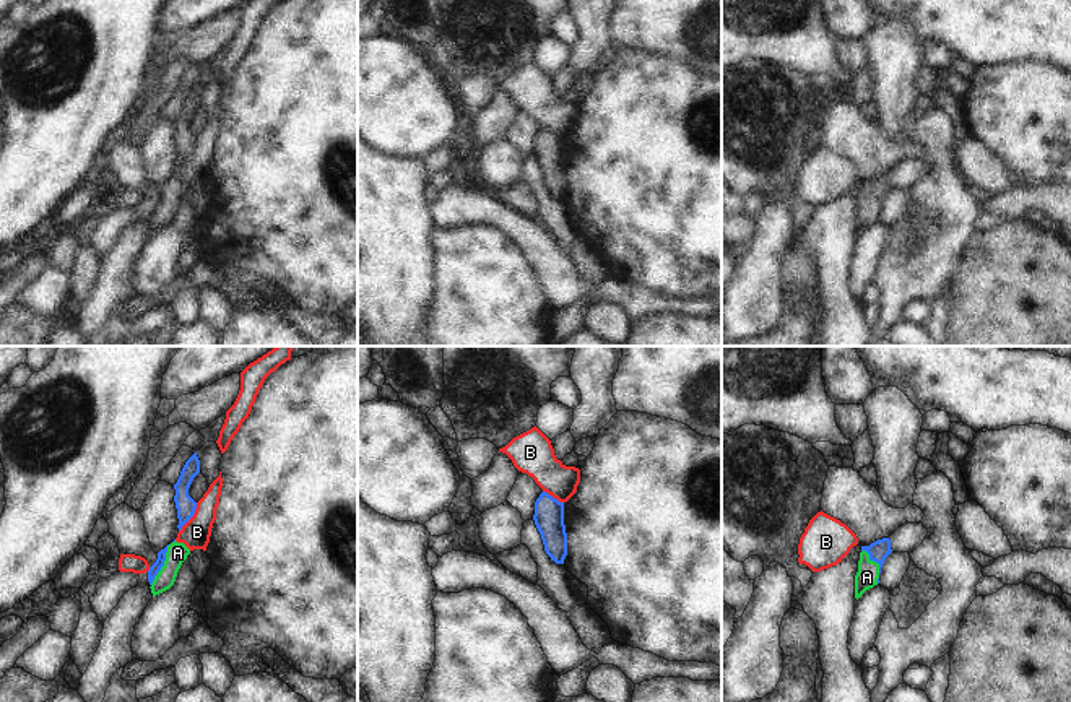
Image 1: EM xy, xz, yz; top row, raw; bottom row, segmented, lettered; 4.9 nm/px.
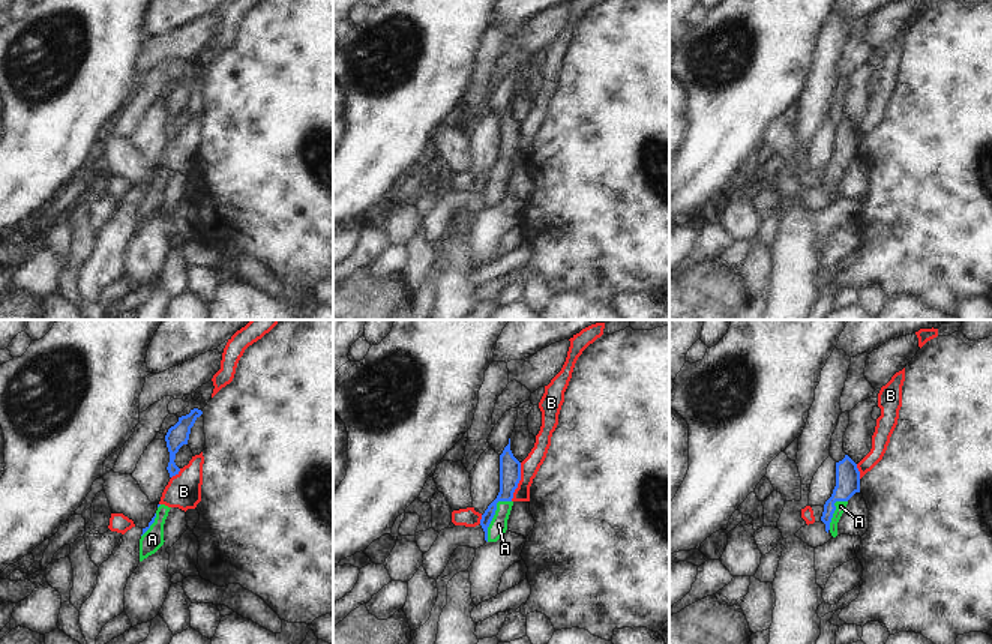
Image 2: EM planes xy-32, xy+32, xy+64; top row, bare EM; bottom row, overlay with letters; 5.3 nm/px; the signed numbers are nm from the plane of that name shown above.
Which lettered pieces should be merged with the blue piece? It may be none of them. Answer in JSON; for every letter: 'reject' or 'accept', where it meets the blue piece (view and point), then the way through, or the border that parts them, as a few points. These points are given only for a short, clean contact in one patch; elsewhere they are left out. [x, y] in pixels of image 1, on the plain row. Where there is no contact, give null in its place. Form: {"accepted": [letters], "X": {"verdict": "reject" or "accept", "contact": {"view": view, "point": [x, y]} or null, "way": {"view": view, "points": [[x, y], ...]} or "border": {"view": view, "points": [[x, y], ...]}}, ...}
{"accepted": ["A"], "A": {"verdict": "accept", "contact": {"view": "xy", "point": [163, 200]}, "way": {"view": "xy", "points": [[153, 207], [163, 200], [177, 189]]}}, "B": {"verdict": "reject", "contact": {"view": "xy", "point": [192, 151]}, "border": {"view": "xy", "points": [[197, 138], [194, 151], [179, 168]]}}}

